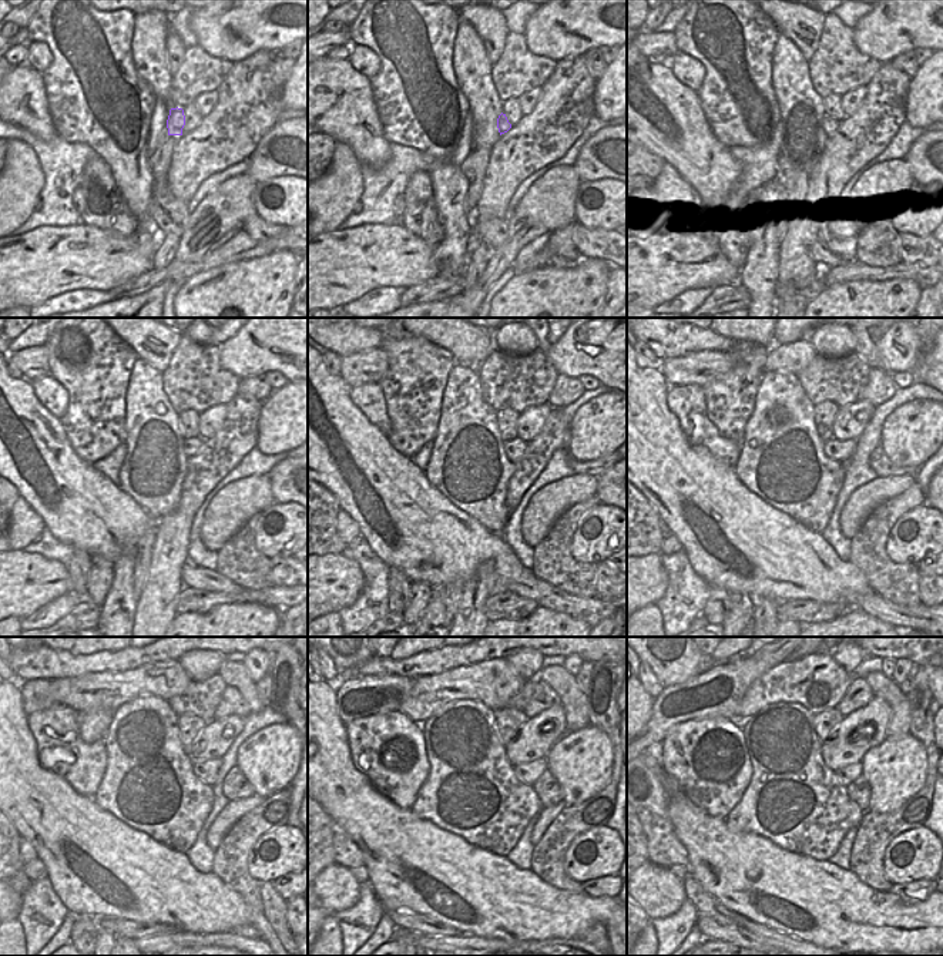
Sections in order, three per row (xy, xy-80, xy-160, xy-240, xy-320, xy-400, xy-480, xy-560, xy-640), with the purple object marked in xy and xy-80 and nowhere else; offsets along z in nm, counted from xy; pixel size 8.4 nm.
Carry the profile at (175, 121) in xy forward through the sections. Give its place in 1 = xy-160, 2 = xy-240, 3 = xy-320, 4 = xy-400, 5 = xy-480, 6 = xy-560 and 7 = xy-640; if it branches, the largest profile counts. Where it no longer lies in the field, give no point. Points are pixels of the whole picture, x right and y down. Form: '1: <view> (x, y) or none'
1: xy-160 (829, 126)
2: xy-240 (191, 446)
3: xy-320 (514, 449)
4: xy-400 (835, 449)
5: xy-480 (207, 771)
6: xy-560 (530, 772)
7: xy-640 (849, 774)

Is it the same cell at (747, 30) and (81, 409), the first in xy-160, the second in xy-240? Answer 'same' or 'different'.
same

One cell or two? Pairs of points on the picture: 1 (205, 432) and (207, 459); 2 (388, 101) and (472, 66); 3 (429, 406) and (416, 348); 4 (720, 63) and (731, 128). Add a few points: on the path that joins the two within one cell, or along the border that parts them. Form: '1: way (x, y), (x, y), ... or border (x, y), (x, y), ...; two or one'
1: border (225, 412), (222, 425), (204, 440); two
2: border (455, 39), (453, 76), (467, 104); two
3: way (433, 392), (438, 388), (438, 379), (420, 362); one
4: way (731, 79), (731, 113); one

